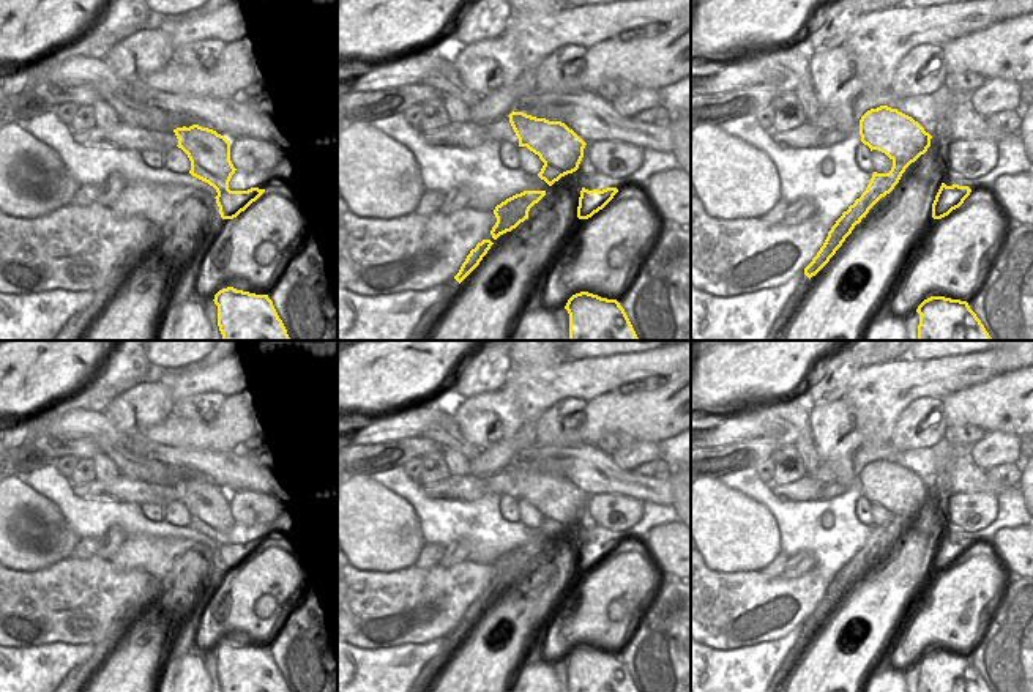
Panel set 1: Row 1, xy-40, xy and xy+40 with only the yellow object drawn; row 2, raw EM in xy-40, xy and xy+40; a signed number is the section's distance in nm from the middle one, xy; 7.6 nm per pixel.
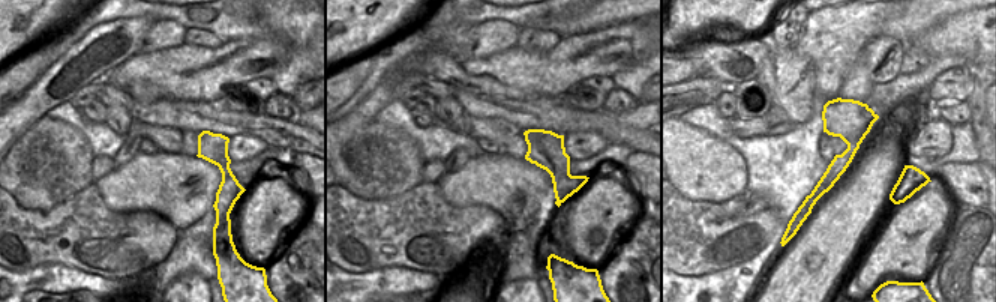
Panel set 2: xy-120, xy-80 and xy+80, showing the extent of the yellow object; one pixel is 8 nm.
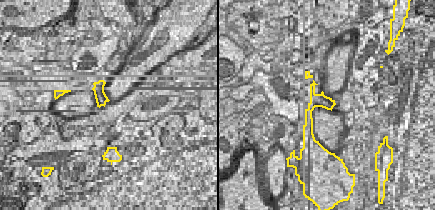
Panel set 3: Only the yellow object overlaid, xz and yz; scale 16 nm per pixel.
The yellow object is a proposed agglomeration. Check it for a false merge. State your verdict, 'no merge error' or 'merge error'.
no merge error

